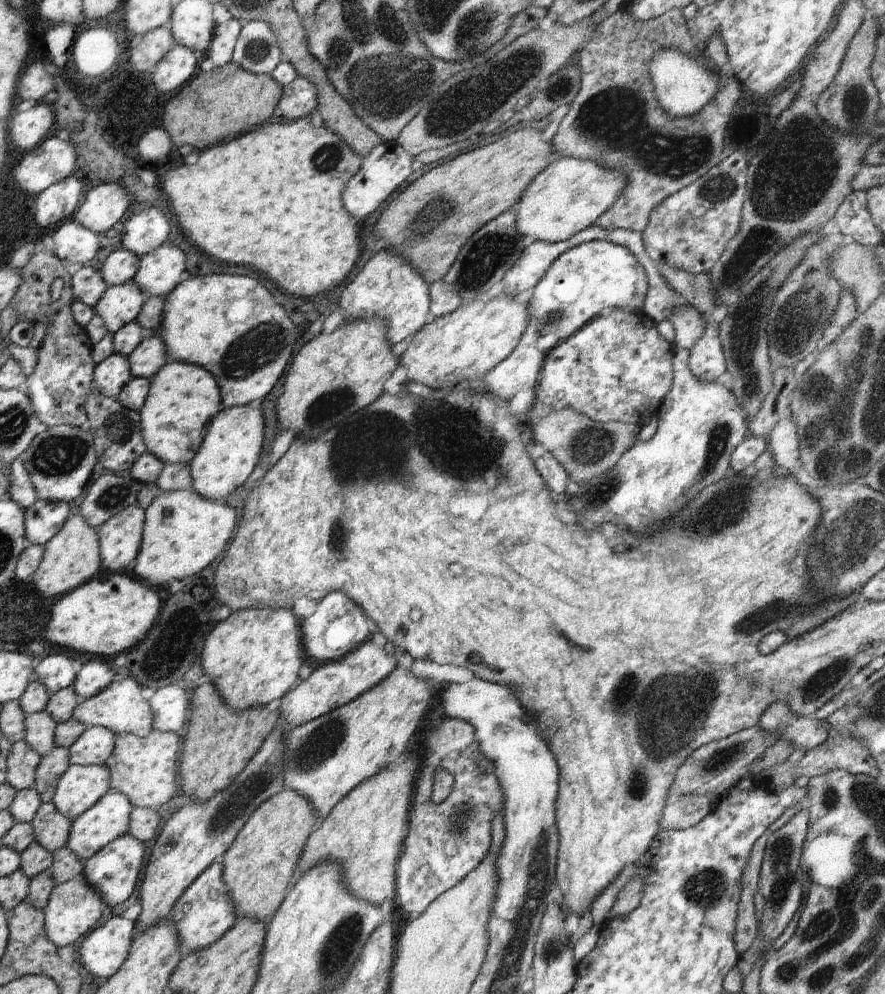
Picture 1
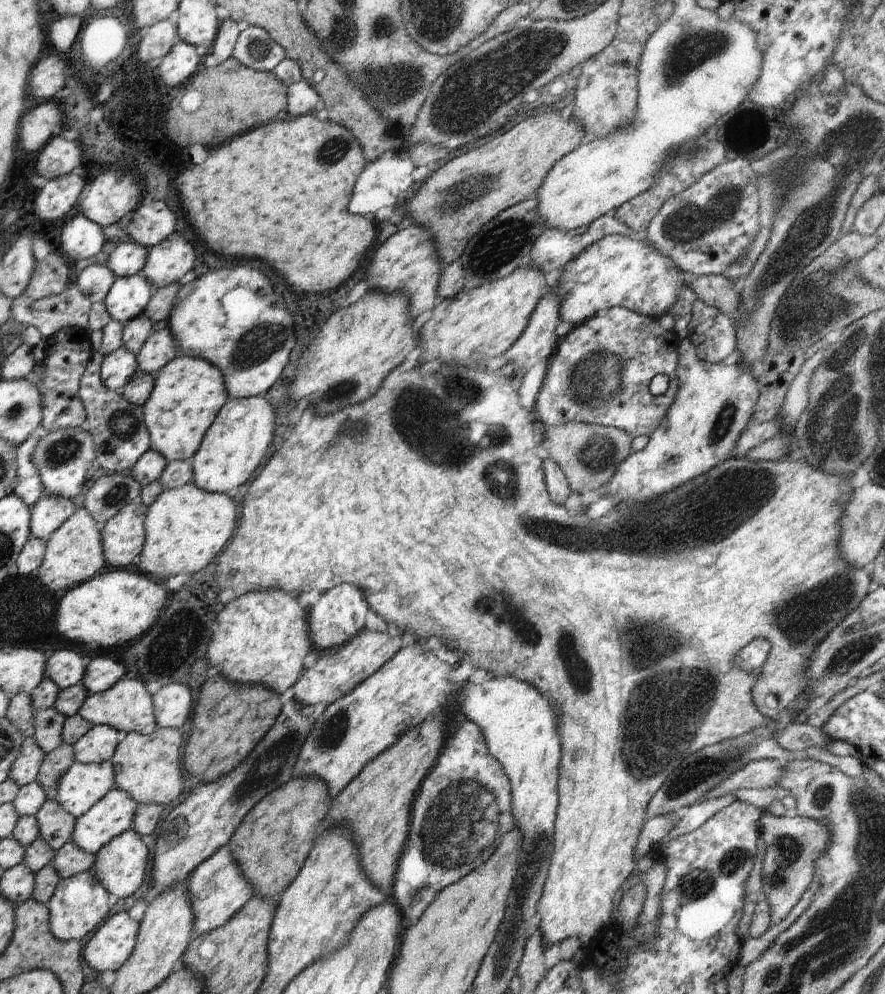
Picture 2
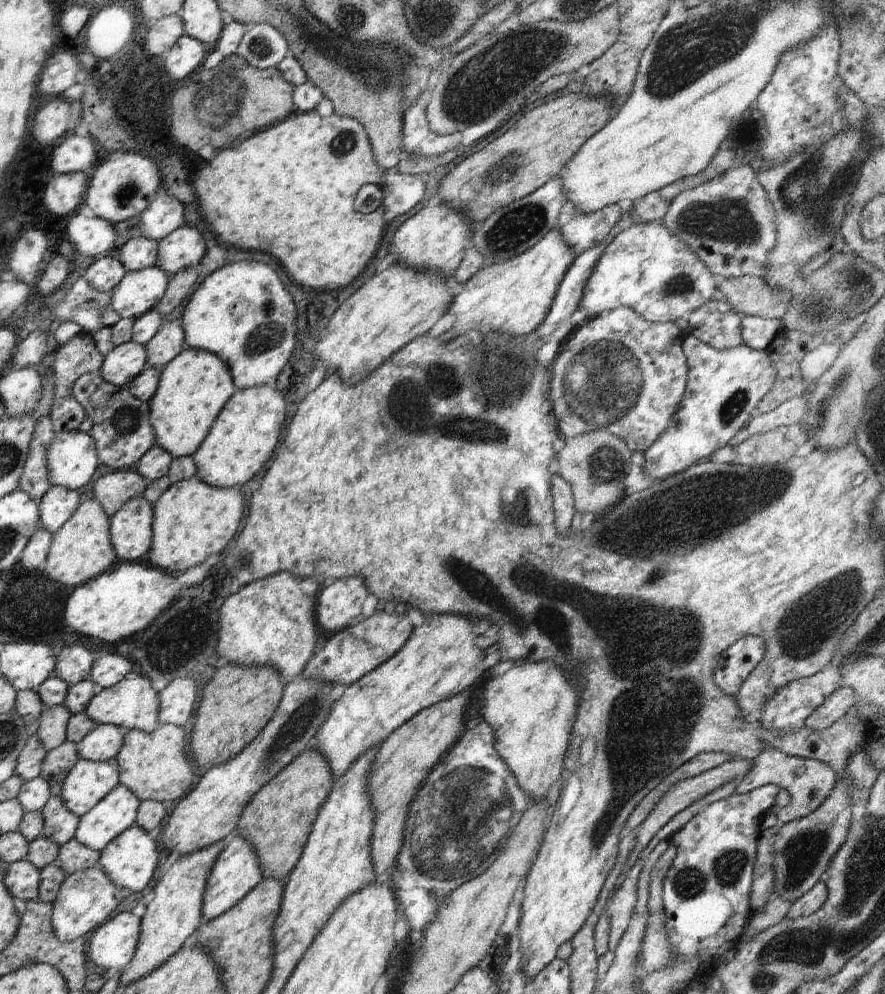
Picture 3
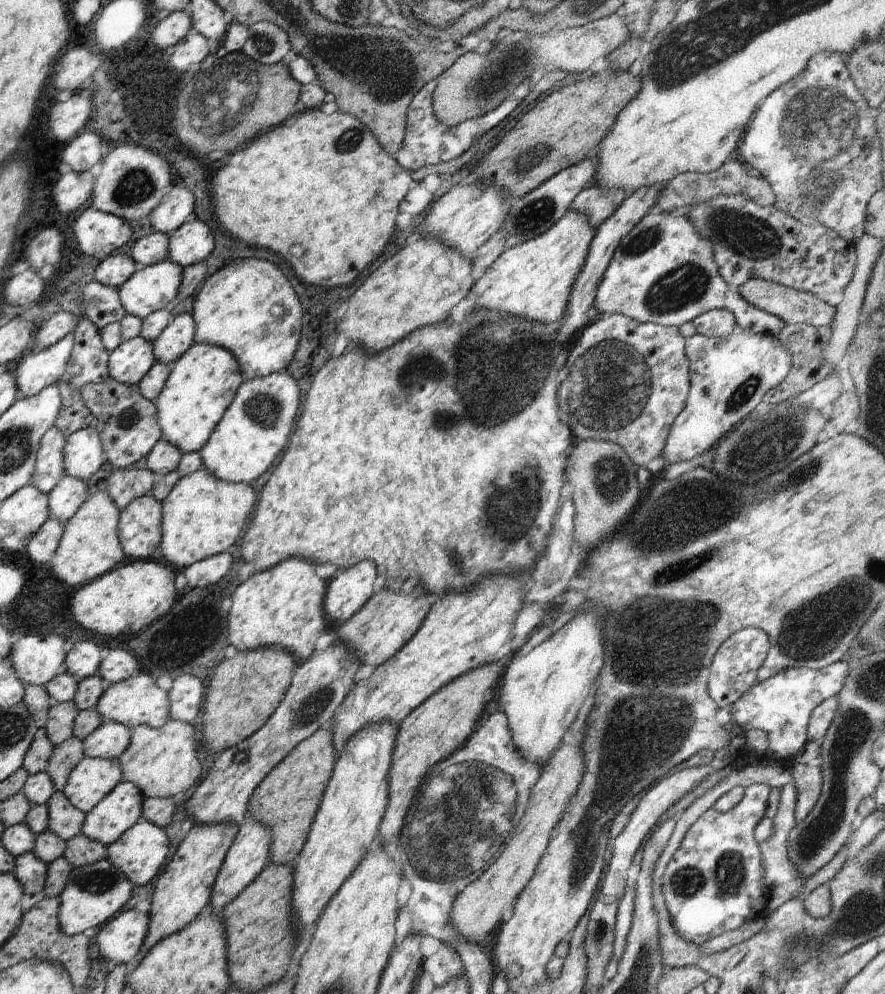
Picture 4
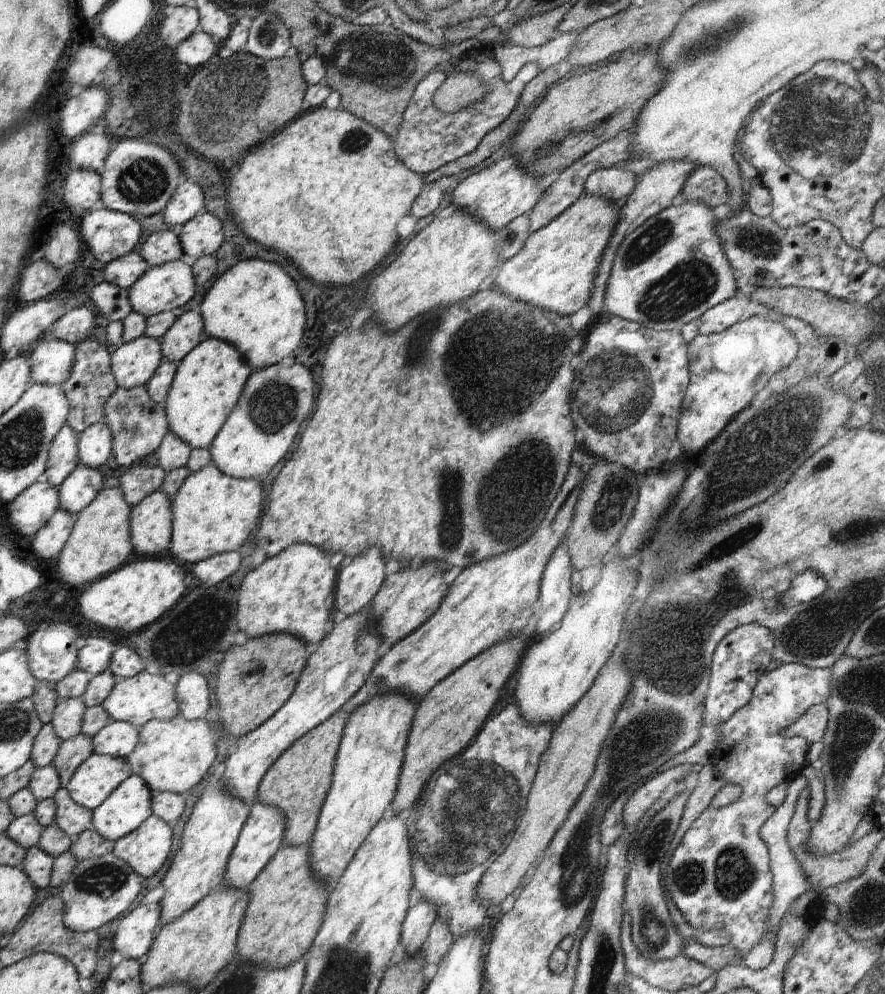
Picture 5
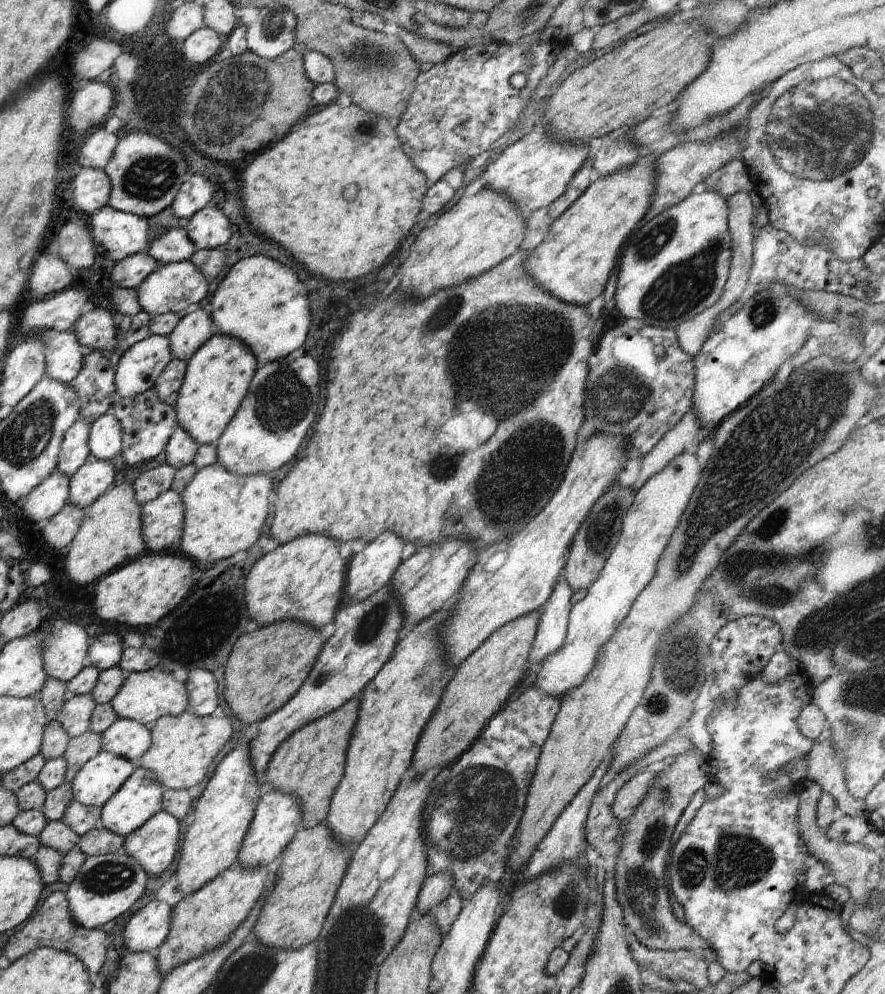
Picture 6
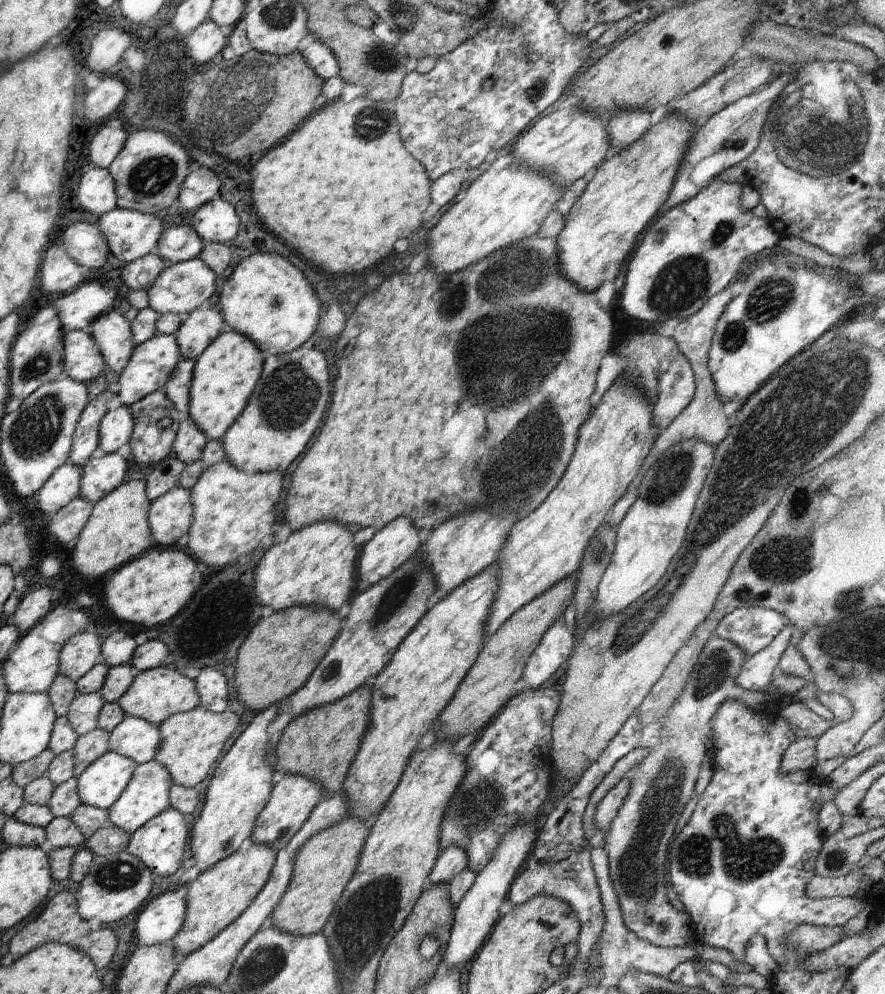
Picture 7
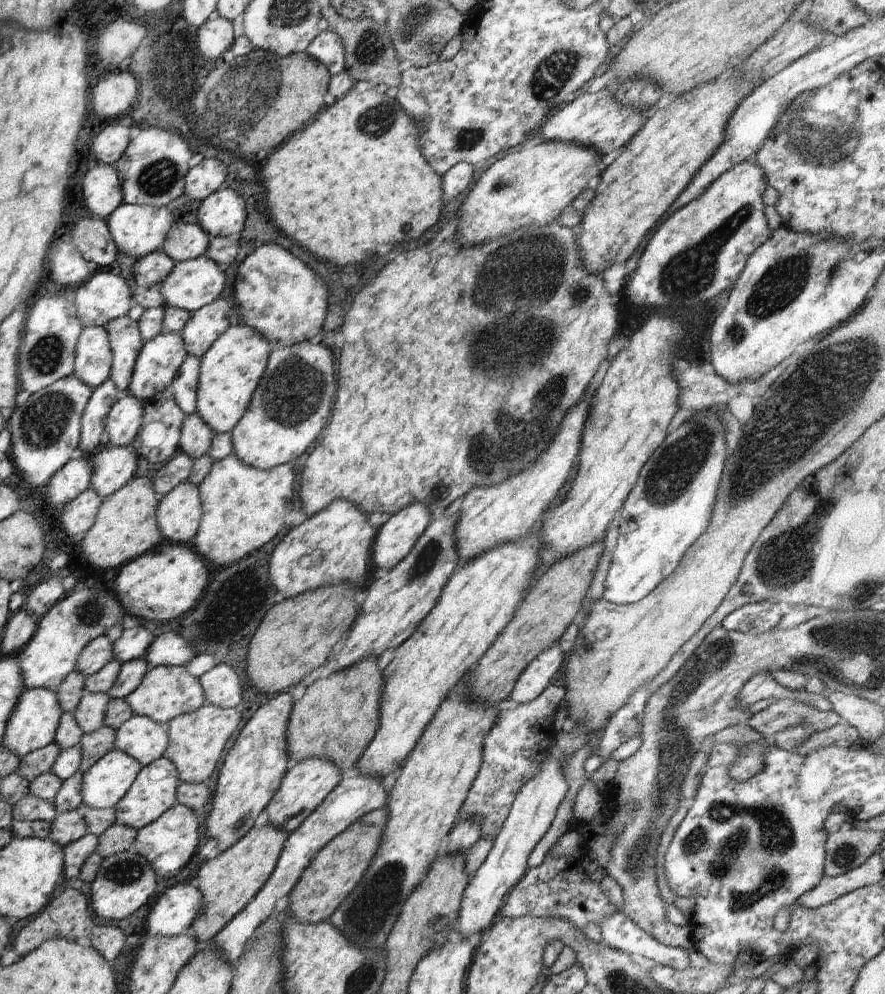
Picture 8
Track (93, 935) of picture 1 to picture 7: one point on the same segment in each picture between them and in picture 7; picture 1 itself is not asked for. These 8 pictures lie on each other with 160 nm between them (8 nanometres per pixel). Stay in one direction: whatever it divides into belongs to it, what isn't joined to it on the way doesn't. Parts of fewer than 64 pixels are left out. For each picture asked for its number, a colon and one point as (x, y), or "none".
2: (111, 946)
3: (112, 945)
4: (120, 940)
5: (134, 935)
6: (147, 929)
7: (161, 919)

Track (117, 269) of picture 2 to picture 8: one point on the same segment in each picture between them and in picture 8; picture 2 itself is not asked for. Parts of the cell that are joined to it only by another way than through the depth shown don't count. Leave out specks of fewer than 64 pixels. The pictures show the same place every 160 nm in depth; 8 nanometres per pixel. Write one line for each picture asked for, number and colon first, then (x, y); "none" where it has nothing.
3: (136, 254)
4: (150, 249)
5: (160, 247)
6: (174, 246)
7: (178, 244)
8: (185, 241)

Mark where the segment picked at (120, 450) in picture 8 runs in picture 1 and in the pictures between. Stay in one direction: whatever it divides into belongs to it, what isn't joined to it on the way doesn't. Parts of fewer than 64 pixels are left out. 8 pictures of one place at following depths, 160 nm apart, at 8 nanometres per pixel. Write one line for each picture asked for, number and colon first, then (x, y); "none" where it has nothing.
1: (43, 519)
2: (50, 511)
3: (58, 504)
4: (69, 494)
5: (80, 487)
6: (93, 478)
7: (102, 474)

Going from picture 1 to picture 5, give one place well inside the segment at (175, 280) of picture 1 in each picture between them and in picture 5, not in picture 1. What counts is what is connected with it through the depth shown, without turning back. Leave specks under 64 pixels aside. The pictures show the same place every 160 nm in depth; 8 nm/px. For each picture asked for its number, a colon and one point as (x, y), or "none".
2: (168, 261)
3: (183, 249)
4: (192, 242)
5: (202, 235)

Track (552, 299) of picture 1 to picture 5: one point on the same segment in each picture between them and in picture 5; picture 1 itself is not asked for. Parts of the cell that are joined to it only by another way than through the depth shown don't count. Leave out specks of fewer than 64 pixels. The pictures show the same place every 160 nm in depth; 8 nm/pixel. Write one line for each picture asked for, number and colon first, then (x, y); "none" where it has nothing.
2: (617, 271)
3: (645, 267)
4: (663, 271)
5: (670, 270)

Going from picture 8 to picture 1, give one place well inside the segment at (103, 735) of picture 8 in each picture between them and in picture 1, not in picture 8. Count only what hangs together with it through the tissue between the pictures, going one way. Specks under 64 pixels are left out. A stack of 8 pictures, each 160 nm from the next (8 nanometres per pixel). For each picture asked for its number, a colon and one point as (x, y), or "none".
1: (51, 767)
2: (55, 764)
3: (57, 763)
4: (65, 756)
5: (72, 752)
6: (80, 749)
7: (88, 747)

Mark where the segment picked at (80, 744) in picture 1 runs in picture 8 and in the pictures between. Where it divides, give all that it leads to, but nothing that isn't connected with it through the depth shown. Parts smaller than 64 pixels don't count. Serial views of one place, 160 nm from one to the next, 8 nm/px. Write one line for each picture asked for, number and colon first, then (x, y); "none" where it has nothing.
2: (98, 745)
3: (103, 743)
4: (108, 741)
5: (118, 738)
6: (129, 739)
7: (134, 738)
8: (142, 738)

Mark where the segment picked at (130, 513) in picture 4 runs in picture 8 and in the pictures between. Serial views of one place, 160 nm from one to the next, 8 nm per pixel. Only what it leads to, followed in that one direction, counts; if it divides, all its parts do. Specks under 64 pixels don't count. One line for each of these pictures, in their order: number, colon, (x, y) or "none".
5: (151, 519)
6: (162, 519)
7: (170, 515)
8: (179, 512)

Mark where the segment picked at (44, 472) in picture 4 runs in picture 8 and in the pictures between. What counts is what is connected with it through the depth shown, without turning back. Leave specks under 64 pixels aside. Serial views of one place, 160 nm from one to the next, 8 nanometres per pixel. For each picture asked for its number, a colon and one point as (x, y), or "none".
5: (62, 459)
6: (74, 452)
7: (85, 439)
8: (93, 418)

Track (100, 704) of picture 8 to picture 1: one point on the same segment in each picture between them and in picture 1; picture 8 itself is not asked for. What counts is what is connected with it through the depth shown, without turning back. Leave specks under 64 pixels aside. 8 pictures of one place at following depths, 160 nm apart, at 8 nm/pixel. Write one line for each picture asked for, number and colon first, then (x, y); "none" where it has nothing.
1: (39, 732)
2: (48, 724)
3: (53, 721)
4: (59, 725)
5: (66, 720)
6: (75, 715)
7: (82, 715)

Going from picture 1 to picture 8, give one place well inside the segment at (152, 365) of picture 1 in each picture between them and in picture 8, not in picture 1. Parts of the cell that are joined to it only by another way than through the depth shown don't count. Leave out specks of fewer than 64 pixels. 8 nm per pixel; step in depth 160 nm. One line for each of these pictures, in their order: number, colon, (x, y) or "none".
2: (160, 348)
3: (168, 342)
4: (177, 337)
5: (187, 331)
6: (194, 329)
7: (204, 324)
8: (205, 325)

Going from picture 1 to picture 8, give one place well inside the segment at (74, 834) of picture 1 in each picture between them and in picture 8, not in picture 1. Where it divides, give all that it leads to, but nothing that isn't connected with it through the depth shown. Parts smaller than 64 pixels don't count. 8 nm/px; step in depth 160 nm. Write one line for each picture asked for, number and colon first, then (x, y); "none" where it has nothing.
2: (113, 814)
3: (117, 811)
4: (122, 808)
5: (125, 809)
6: (139, 798)
7: (147, 794)
8: (152, 793)

